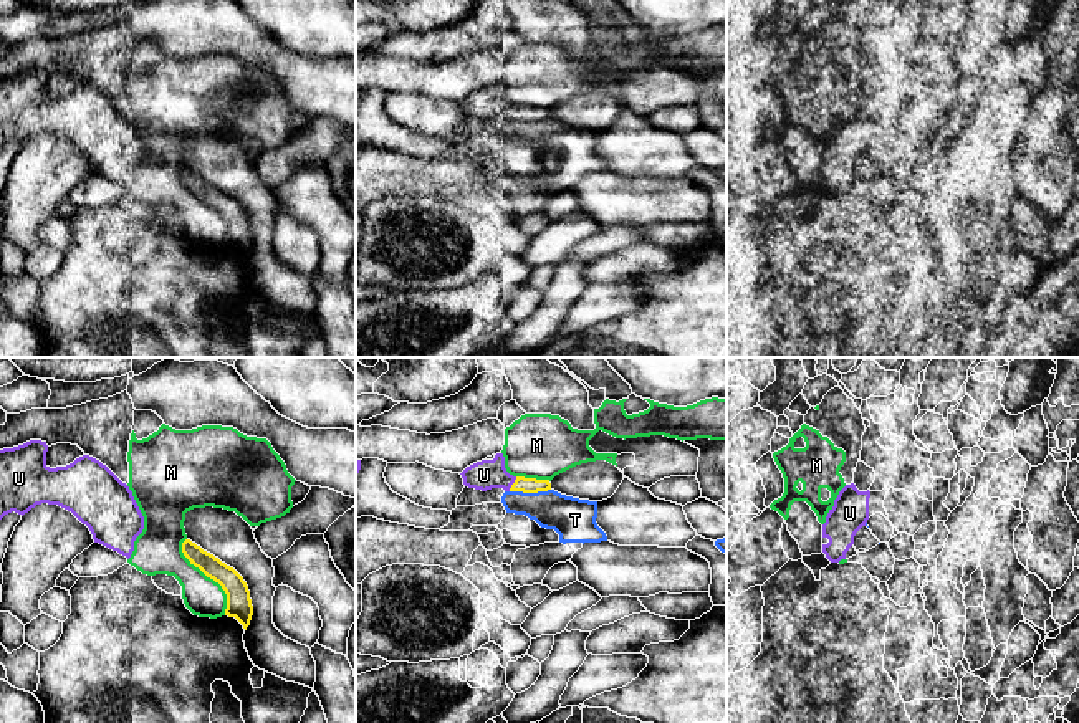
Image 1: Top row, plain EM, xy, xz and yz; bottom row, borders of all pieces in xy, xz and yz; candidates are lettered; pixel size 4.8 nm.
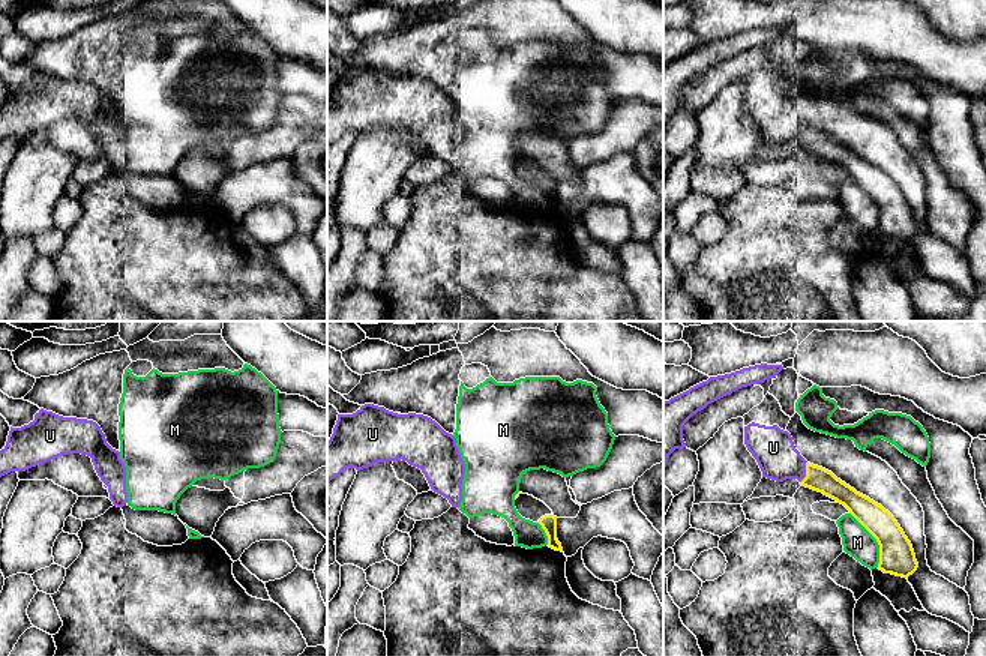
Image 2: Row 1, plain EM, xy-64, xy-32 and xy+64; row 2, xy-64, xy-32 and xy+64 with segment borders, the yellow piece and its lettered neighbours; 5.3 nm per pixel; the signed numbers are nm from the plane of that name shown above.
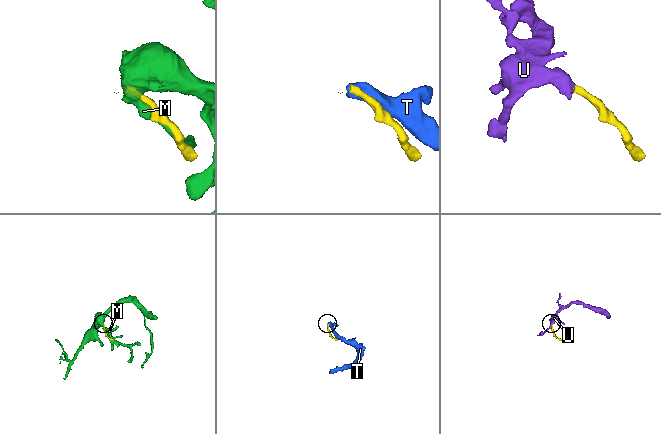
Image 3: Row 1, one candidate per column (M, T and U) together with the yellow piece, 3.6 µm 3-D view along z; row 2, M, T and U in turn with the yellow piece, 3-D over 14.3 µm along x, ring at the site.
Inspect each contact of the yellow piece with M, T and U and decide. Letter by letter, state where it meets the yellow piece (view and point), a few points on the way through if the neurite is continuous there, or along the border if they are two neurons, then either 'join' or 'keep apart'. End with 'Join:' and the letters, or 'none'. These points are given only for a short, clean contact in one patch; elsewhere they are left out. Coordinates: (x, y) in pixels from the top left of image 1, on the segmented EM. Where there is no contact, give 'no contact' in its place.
M: meets yellow in xy at (209, 576); keep apart
T: meets yellow in xz at (530, 492); keep apart
U: meets yellow in xz at (513, 483); join
Join: U

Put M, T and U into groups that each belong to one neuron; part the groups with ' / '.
M / T / U

